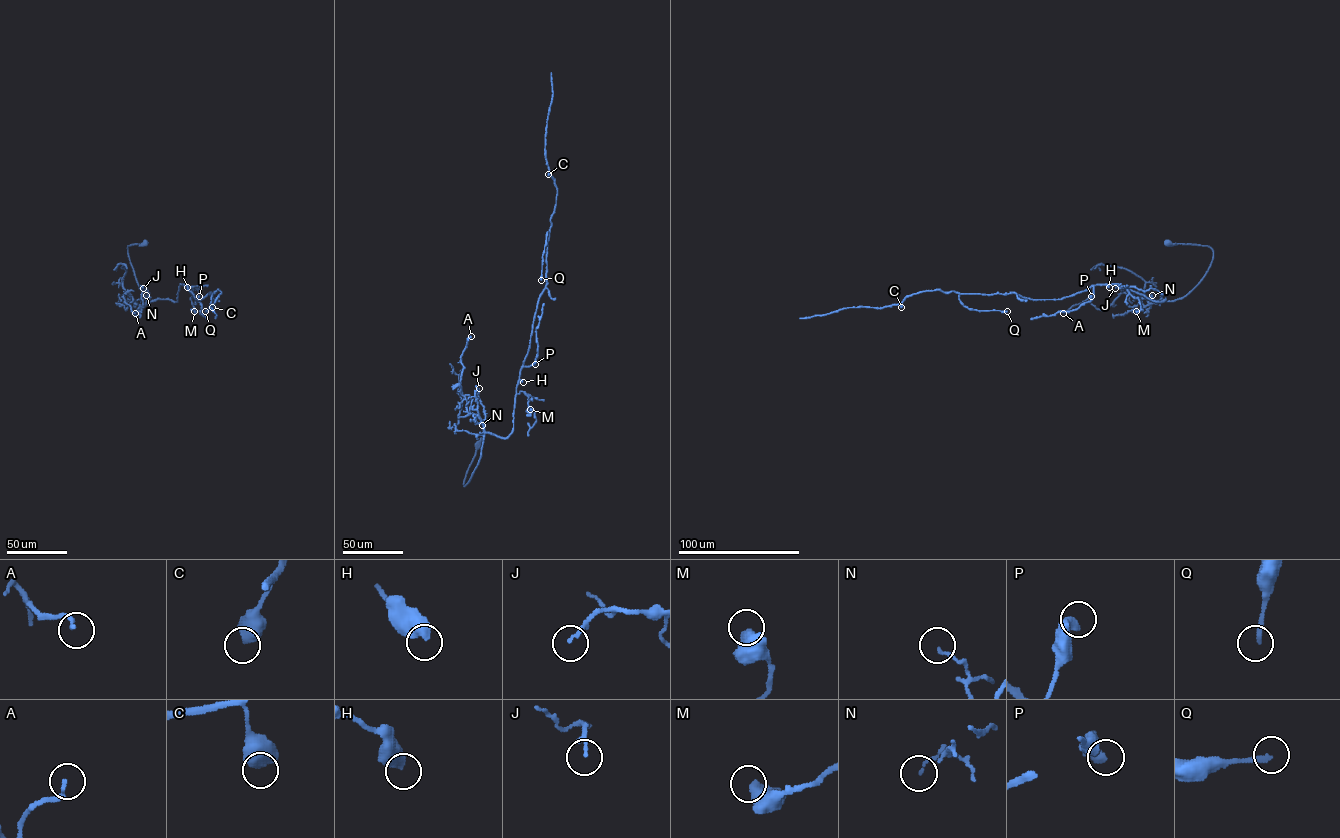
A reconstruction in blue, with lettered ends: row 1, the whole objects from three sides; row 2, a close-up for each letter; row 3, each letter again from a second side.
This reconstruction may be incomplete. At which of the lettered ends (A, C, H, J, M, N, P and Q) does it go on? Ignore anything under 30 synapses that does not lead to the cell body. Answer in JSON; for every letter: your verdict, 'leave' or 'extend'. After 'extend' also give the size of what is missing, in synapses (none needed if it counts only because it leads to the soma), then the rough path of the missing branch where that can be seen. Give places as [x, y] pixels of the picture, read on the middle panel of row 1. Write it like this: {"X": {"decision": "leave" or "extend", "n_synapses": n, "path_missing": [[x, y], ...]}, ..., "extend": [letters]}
{"A": {"decision": "leave"}, "C": {"decision": "leave"}, "H": {"decision": "leave"}, "J": {"decision": "leave"}, "M": {"decision": "leave"}, "N": {"decision": "leave"}, "P": {"decision": "leave"}, "Q": {"decision": "leave"}, "extend": []}

